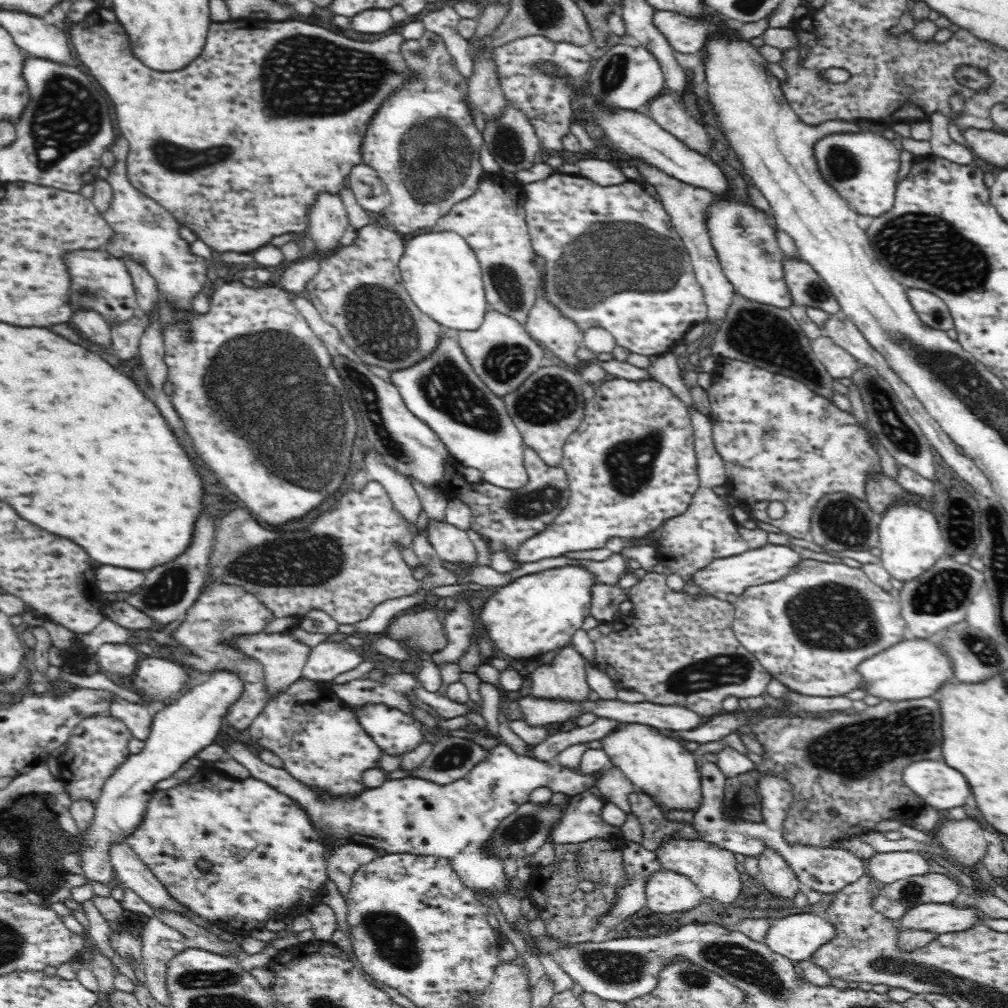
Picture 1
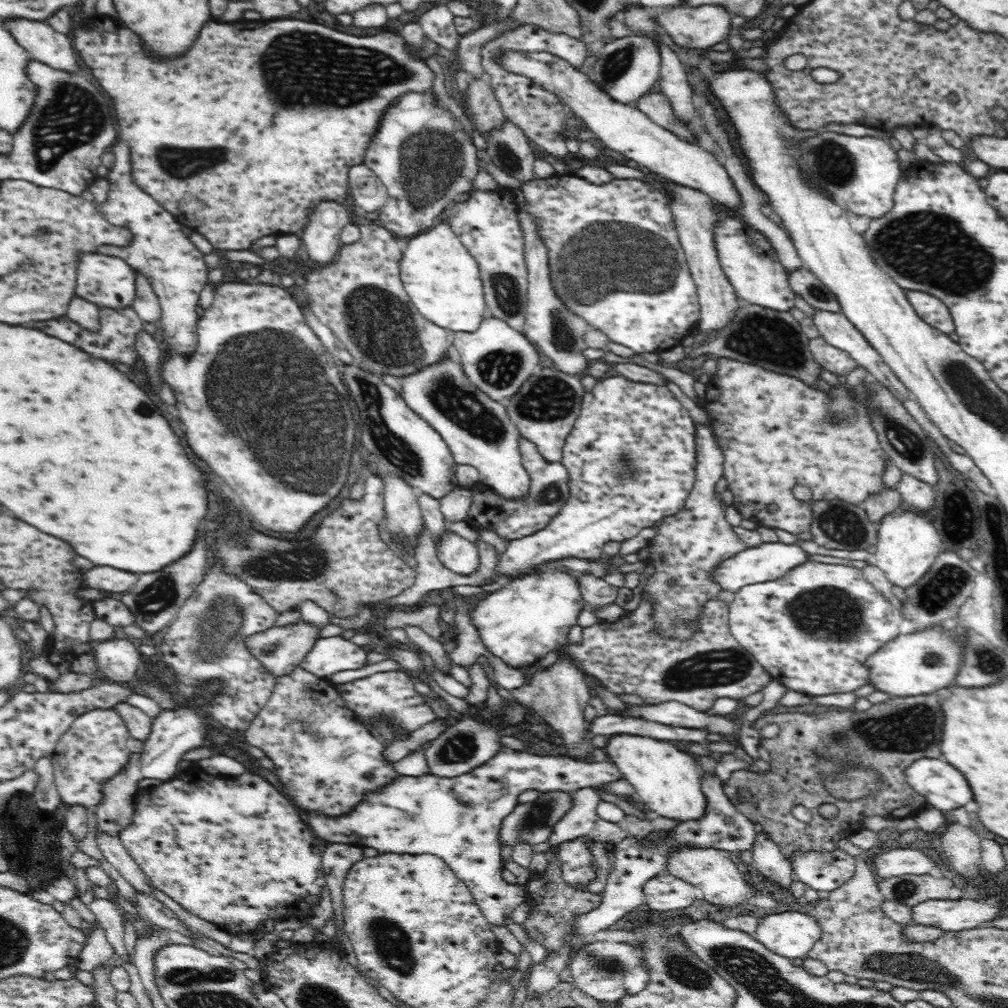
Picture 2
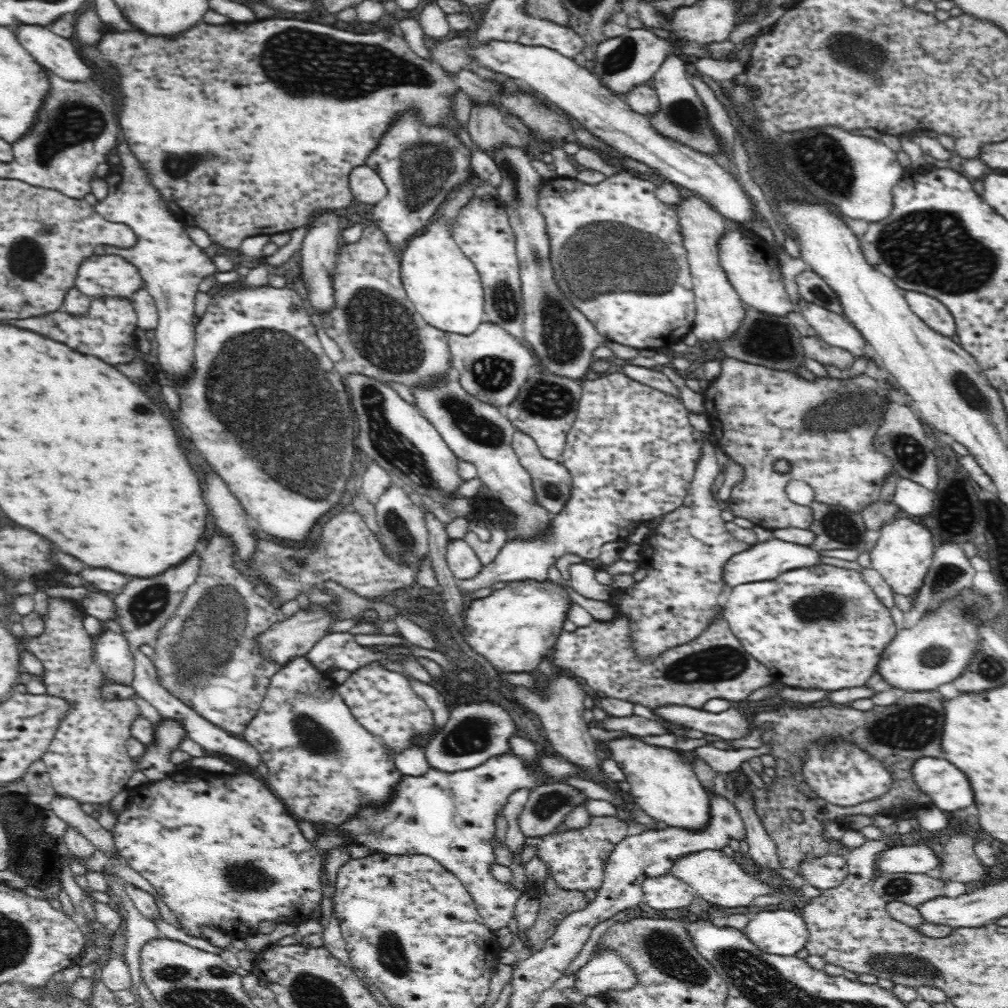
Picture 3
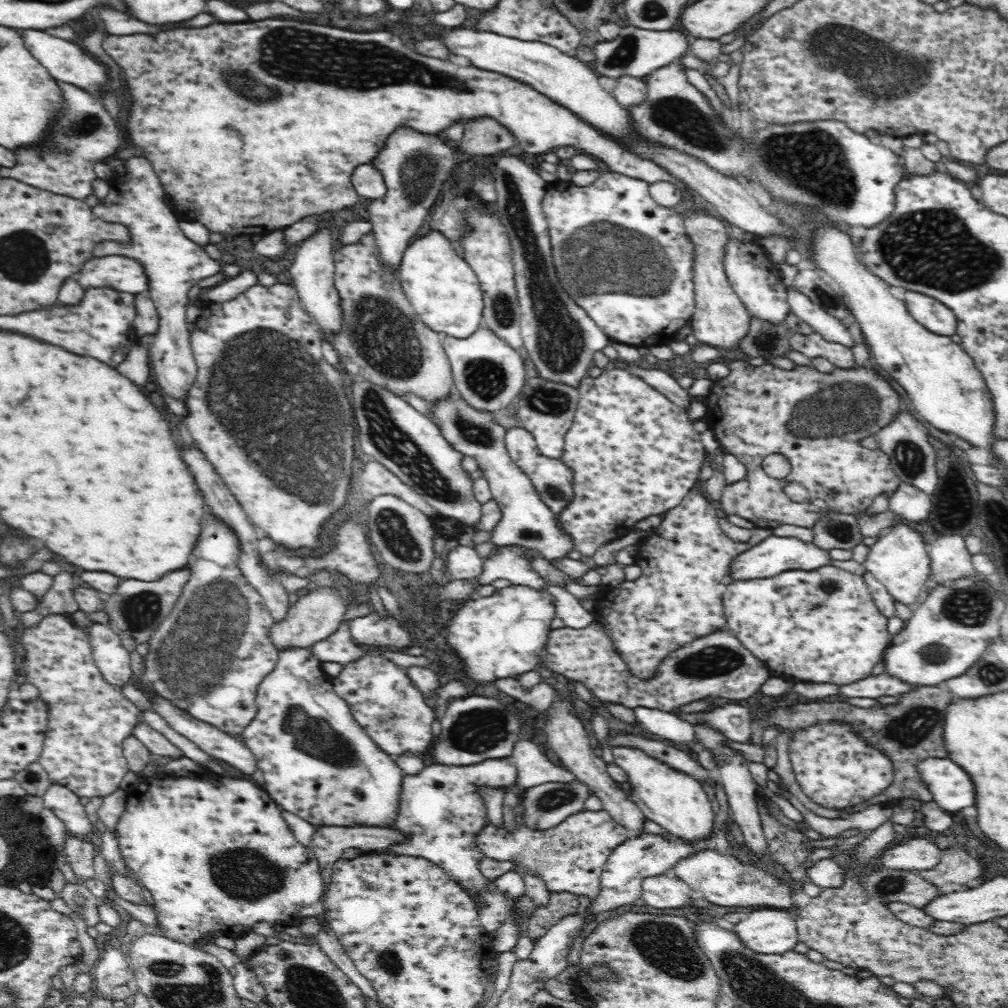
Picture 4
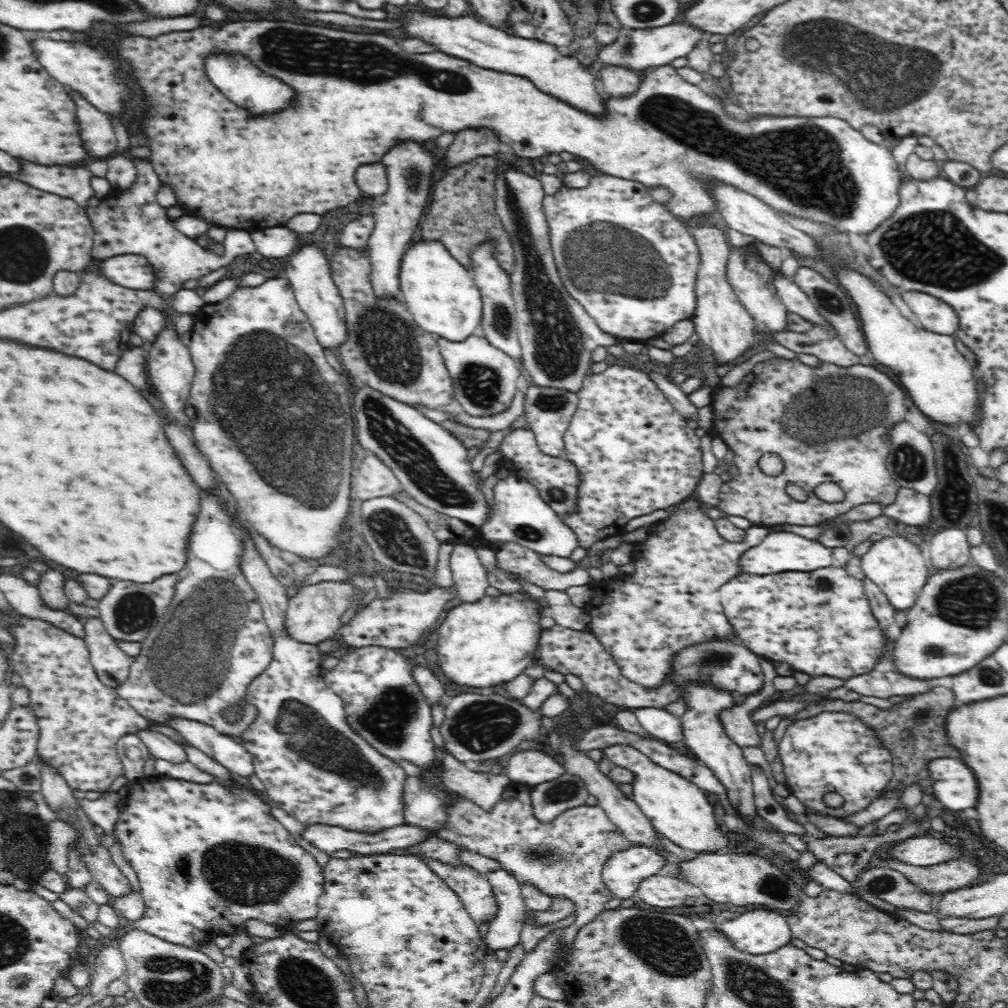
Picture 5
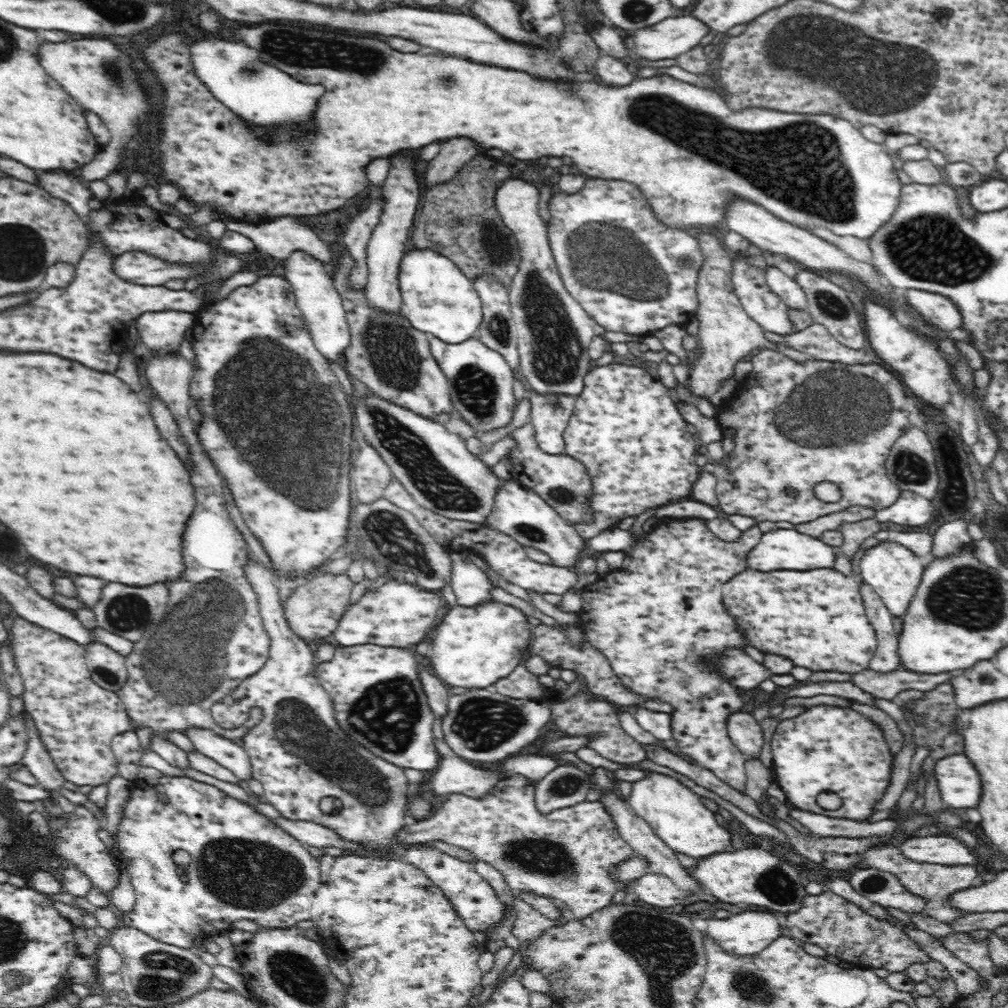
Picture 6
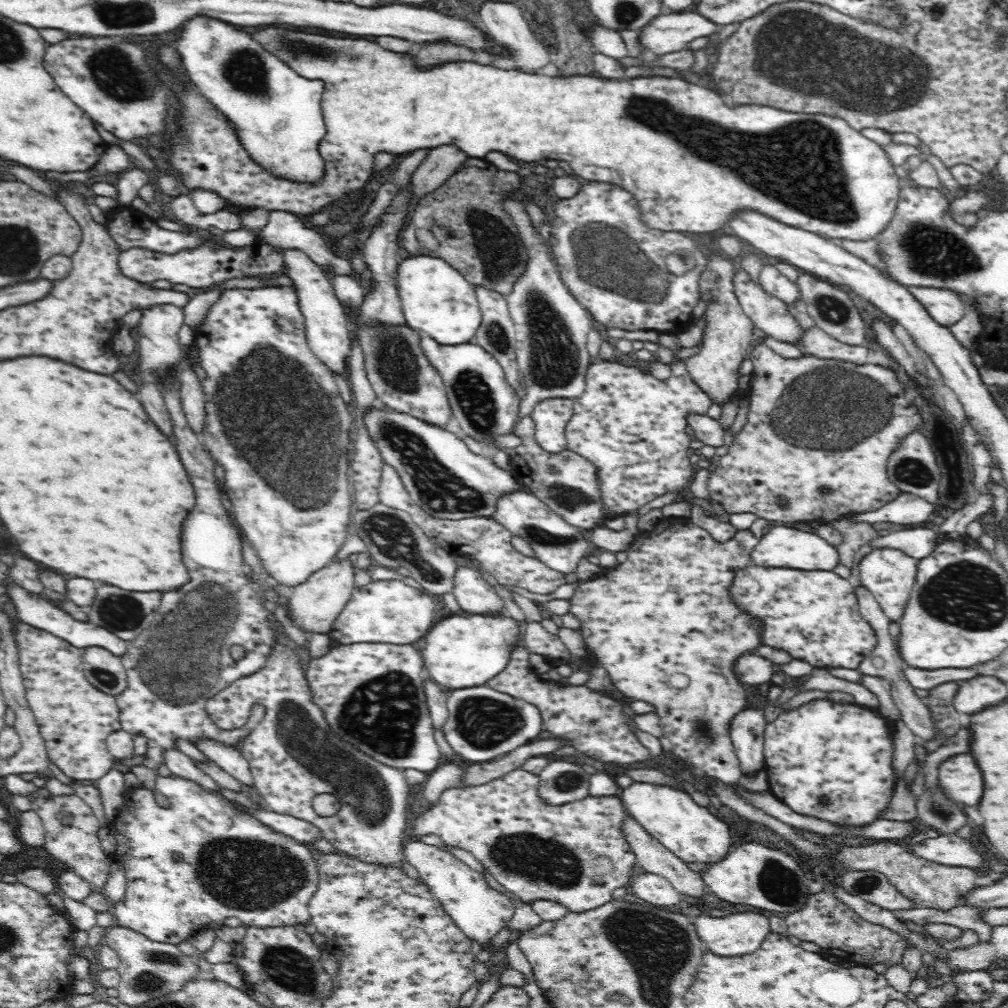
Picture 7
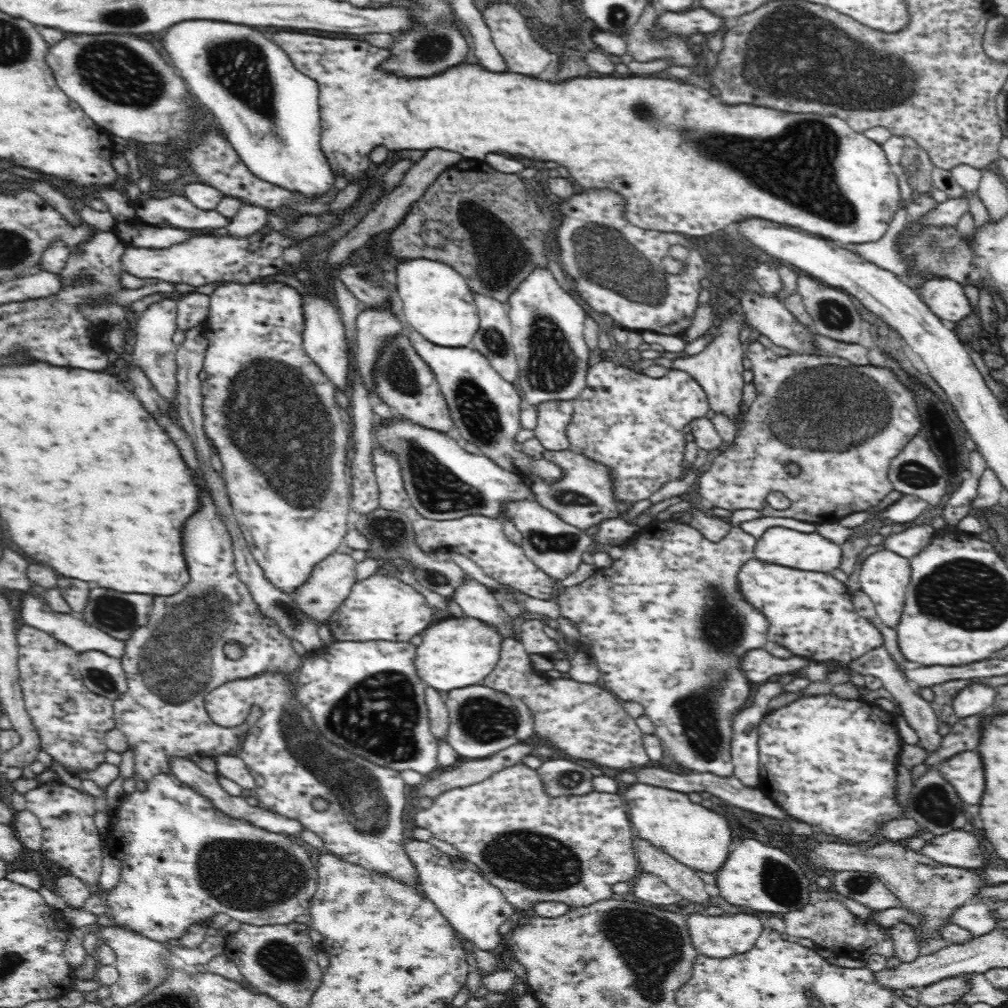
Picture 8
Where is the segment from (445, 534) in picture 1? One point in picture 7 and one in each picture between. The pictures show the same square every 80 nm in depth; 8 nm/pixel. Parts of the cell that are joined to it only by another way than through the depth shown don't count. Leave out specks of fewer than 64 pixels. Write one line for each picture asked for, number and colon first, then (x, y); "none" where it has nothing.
2: (458, 554)
3: (462, 560)
4: (463, 563)
5: (470, 576)
6: (471, 585)
7: (473, 593)

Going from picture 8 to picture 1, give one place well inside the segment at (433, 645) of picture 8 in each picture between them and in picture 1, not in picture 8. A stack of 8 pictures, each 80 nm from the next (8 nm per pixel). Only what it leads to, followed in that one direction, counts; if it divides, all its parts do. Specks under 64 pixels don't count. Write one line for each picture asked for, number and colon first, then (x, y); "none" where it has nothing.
1: (540, 612)
2: (520, 623)
3: (514, 627)
4: (500, 636)
5: (484, 643)
6: (474, 646)
7: (463, 650)

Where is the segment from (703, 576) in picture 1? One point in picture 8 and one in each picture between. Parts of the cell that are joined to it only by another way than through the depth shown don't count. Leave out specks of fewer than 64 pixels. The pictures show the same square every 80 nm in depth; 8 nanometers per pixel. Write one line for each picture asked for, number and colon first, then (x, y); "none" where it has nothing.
2: (769, 561)
3: (766, 560)
4: (769, 557)
5: (780, 551)
6: (783, 548)
7: (780, 546)
8: (777, 545)

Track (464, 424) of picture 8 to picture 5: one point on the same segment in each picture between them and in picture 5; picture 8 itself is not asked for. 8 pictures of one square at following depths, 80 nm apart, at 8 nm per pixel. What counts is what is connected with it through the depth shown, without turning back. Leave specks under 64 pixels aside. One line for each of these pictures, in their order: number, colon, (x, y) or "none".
5: (484, 381)
6: (482, 385)
7: (482, 401)

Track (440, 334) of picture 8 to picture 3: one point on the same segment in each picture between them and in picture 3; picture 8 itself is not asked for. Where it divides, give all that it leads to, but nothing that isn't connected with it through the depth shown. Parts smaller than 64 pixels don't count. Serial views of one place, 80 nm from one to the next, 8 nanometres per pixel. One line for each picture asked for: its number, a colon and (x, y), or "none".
3: (439, 278)
4: (443, 289)
5: (442, 296)
6: (438, 299)
7: (437, 300)

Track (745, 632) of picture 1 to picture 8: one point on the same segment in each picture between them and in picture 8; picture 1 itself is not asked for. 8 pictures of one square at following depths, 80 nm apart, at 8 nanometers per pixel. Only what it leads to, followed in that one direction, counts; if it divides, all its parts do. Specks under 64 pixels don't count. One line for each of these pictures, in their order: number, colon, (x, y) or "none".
2: (813, 629)
3: (823, 628)
4: (823, 626)
5: (821, 623)
6: (817, 618)
7: (814, 616)
8: (811, 614)

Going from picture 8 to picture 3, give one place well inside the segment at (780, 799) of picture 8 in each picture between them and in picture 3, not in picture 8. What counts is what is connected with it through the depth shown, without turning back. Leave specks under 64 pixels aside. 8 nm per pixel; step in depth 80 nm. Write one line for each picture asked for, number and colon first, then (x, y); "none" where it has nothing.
3: (843, 774)
4: (835, 767)
5: (835, 752)
6: (827, 749)
7: (844, 753)

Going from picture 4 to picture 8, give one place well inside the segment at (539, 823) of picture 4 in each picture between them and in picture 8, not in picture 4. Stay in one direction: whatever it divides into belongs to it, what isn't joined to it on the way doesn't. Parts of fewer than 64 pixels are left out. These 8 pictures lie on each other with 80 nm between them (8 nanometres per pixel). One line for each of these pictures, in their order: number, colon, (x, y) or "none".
5: (550, 799)
6: (566, 785)
7: (561, 782)
8: (561, 777)

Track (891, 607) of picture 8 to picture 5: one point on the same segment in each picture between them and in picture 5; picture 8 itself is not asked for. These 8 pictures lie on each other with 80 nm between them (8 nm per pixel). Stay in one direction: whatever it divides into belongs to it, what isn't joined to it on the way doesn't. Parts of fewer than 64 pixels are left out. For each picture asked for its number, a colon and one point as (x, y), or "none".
5: (895, 564)
6: (892, 570)
7: (888, 574)

